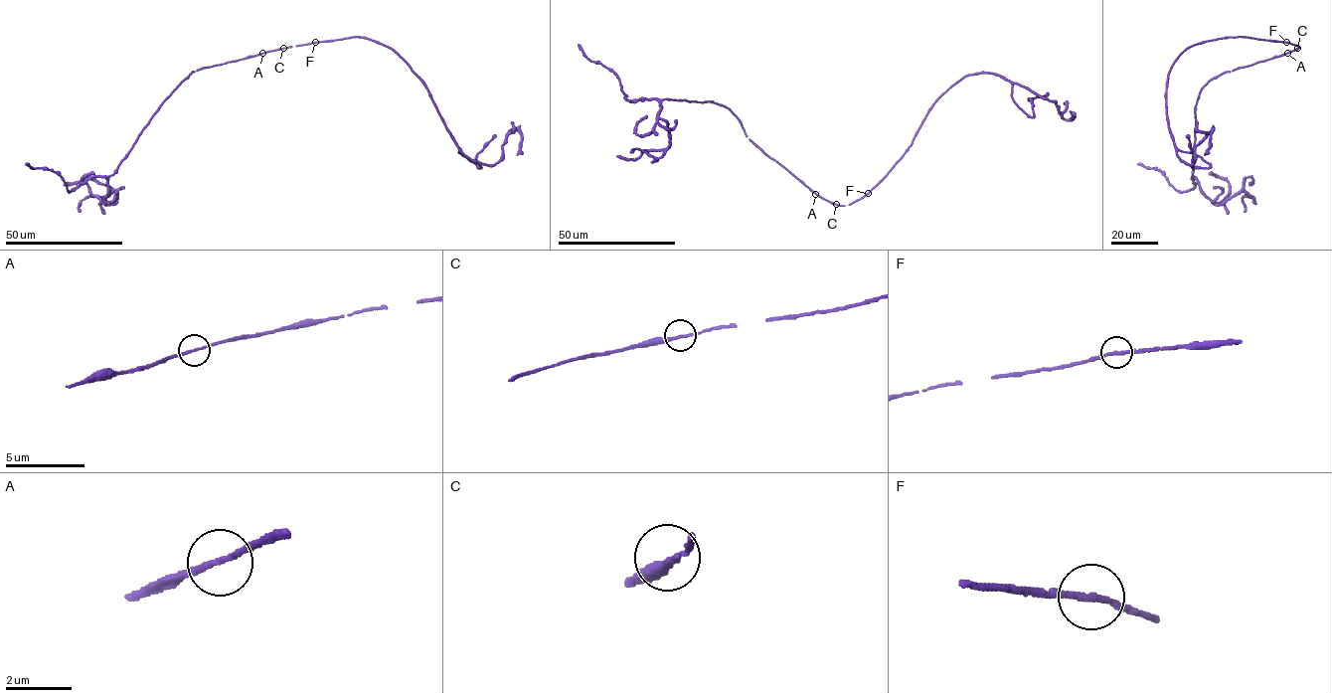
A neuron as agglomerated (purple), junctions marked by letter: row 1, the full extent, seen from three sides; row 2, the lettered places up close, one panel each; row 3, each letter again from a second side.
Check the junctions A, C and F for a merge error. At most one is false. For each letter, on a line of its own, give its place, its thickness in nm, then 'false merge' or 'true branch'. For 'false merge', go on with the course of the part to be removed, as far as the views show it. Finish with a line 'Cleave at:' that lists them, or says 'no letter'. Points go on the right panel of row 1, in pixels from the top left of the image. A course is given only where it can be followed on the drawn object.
A: place (1287, 53); calibre 150 nm; true branch
C: place (1297, 48); calibre 180 nm; true branch
F: place (1286, 42); calibre 160 nm; true branch
Cleave at: no letter

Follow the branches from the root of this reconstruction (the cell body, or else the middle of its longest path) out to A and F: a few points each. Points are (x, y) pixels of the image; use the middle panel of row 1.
A: (844, 206), (832, 204), (816, 194)
F: (844, 206), (867, 193)

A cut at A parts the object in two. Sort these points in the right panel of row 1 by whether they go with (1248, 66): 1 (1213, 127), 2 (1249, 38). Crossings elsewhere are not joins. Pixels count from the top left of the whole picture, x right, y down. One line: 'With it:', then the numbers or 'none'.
With it: none

